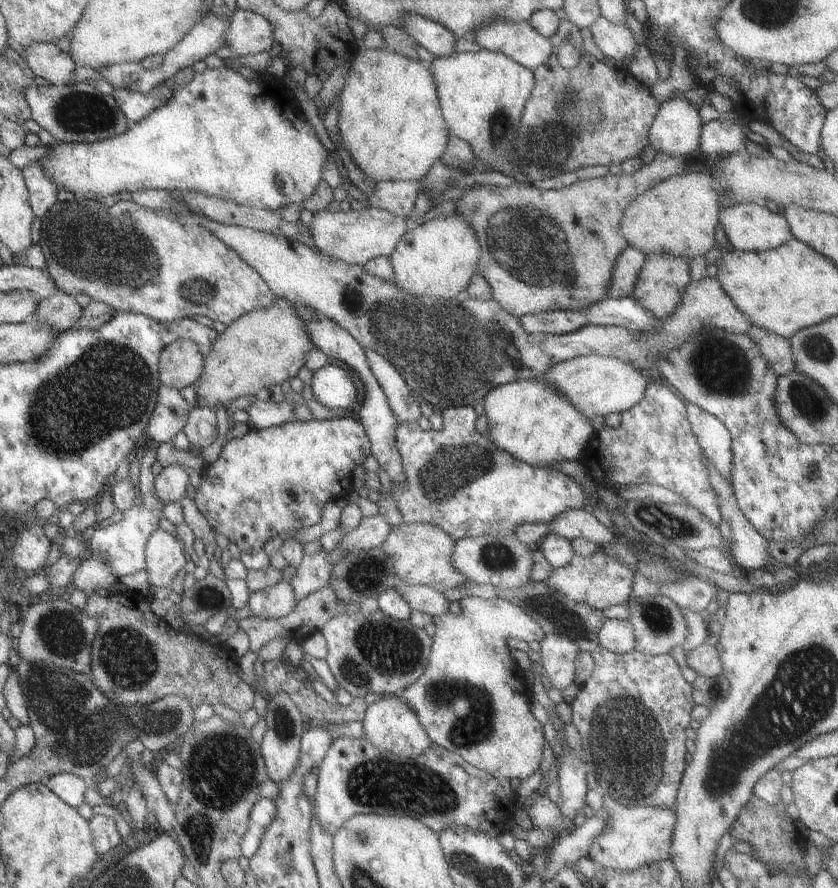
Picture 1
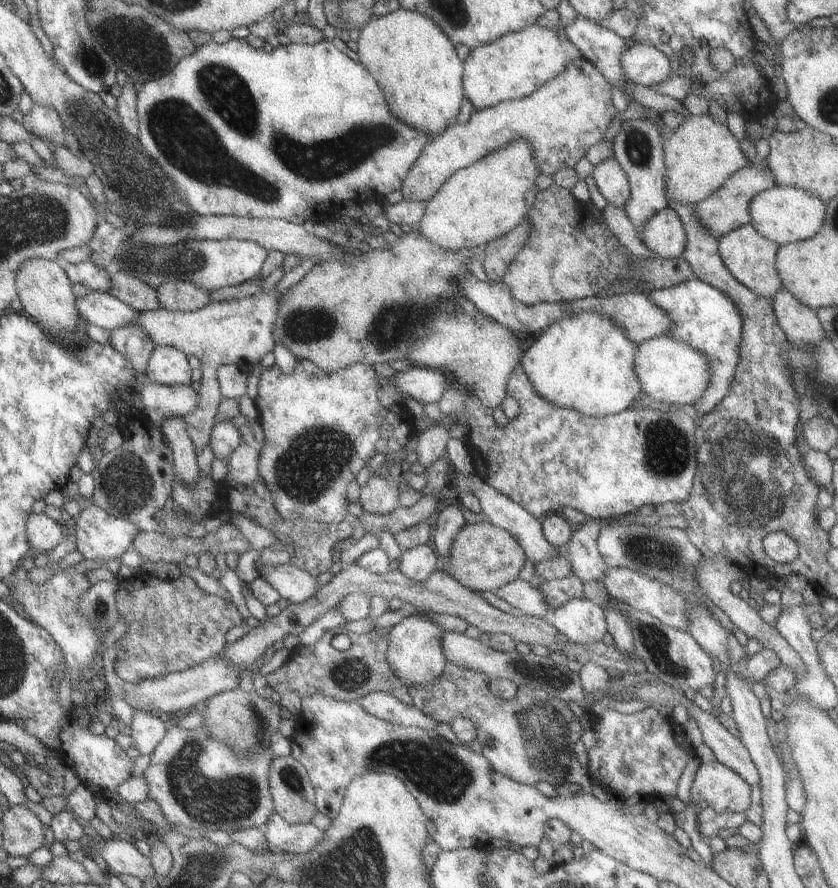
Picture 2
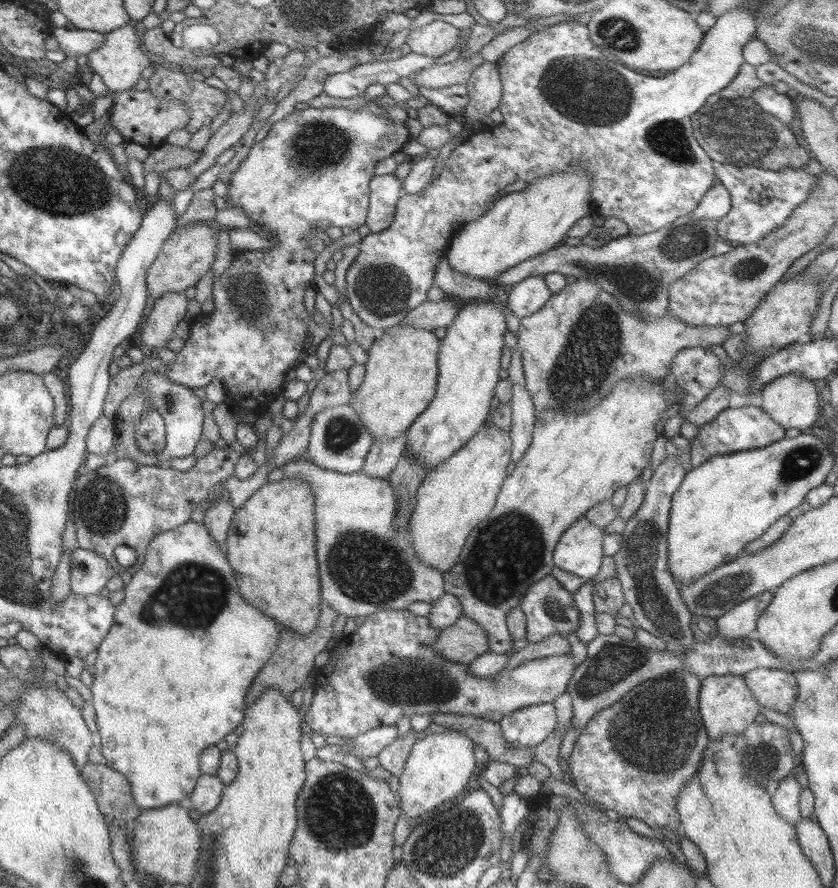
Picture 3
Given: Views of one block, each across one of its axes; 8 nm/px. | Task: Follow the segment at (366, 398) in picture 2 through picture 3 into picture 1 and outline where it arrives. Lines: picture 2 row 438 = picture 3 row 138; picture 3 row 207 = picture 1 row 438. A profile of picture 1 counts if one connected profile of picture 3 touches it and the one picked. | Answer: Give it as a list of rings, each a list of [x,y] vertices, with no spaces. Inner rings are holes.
[[[345,415],[308,422],[291,420],[264,429],[248,429],[241,438],[231,438],[223,443],[217,459],[201,469],[200,485],[195,488],[193,502],[213,532],[236,544],[241,553],[259,552],[269,538],[280,532],[317,524],[323,506],[347,492],[351,471],[369,454],[370,444],[362,424]]]

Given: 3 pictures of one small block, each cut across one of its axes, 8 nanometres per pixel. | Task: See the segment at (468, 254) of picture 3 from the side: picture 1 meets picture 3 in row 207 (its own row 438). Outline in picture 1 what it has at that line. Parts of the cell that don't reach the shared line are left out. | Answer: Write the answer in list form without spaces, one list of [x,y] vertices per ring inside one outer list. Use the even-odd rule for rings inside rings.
[[[519,379],[496,386],[483,393],[482,403],[493,446],[529,466],[551,467],[559,462],[579,459],[593,435],[589,419],[543,380]]]

